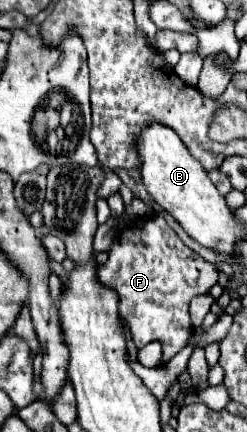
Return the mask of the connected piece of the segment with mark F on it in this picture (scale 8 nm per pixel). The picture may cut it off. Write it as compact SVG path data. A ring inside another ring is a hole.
M155 214L149 220L131 222L125 230L117 232L107 262L99 266L99 278L117 292L119 314L131 328L133 344L143 348L145 344L159 340L159 344L163 344L159 364L167 364L193 334L189 318L191 298L209 294L211 286L217 284L219 272L213 264L185 246L161 214Z

